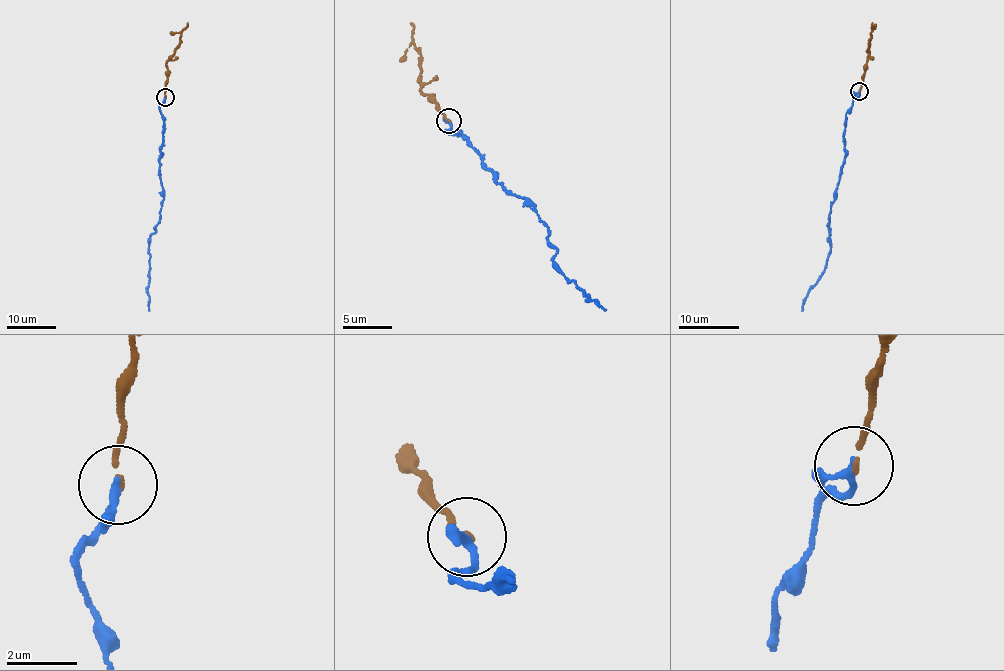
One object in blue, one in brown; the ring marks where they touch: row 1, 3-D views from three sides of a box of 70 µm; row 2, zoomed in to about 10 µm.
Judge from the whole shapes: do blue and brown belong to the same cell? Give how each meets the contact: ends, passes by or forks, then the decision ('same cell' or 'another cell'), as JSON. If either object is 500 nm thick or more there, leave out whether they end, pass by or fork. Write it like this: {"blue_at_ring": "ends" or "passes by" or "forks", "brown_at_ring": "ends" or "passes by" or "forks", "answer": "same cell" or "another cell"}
{"blue_at_ring": "passes by", "brown_at_ring": "ends", "answer": "same cell"}

